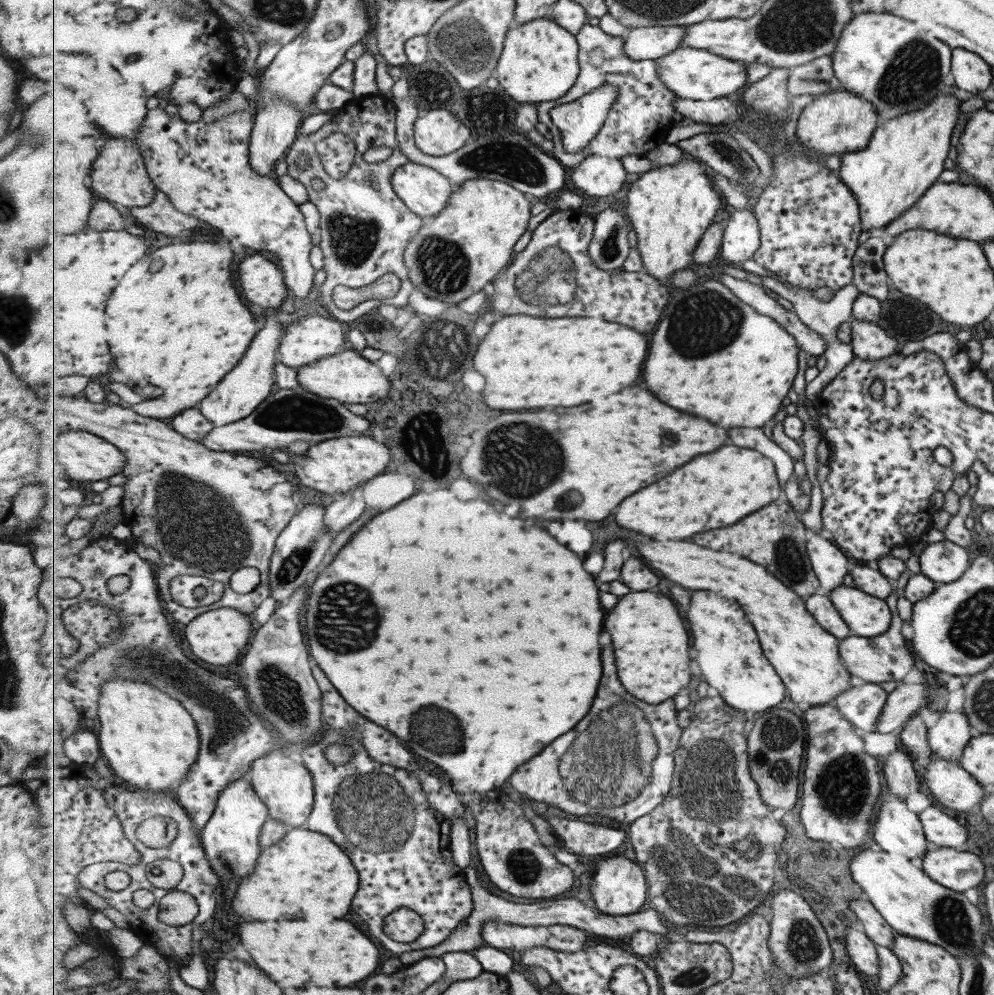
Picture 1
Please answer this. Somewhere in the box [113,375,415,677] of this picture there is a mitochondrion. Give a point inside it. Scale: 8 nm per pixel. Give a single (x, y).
(202, 530)

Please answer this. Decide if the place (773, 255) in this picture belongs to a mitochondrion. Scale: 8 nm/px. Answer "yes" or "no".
no

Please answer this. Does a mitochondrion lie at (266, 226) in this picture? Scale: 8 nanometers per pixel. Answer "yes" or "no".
no

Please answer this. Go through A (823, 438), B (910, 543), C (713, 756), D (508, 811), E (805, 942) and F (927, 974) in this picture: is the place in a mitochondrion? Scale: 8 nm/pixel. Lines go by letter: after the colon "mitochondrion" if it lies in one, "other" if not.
A: other
B: other
C: mitochondrion
D: other
E: mitochondrion
F: other

